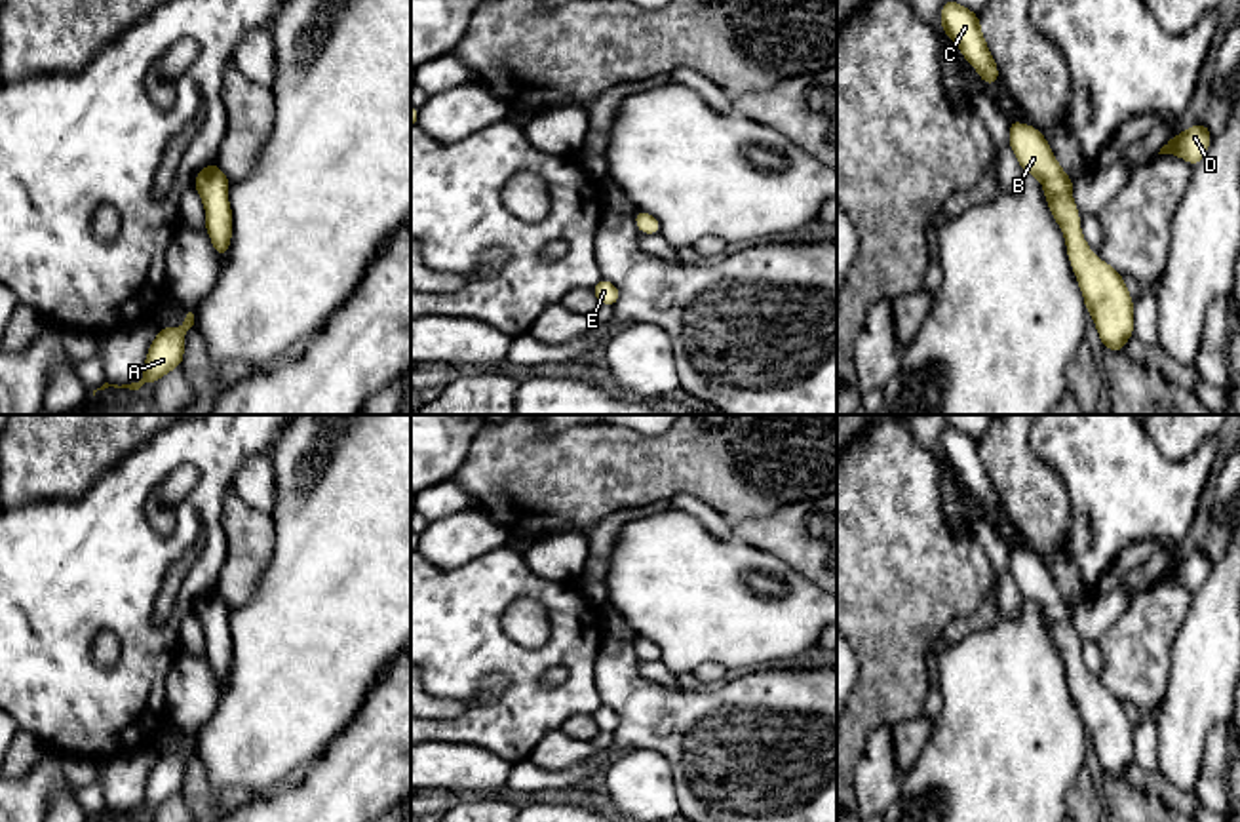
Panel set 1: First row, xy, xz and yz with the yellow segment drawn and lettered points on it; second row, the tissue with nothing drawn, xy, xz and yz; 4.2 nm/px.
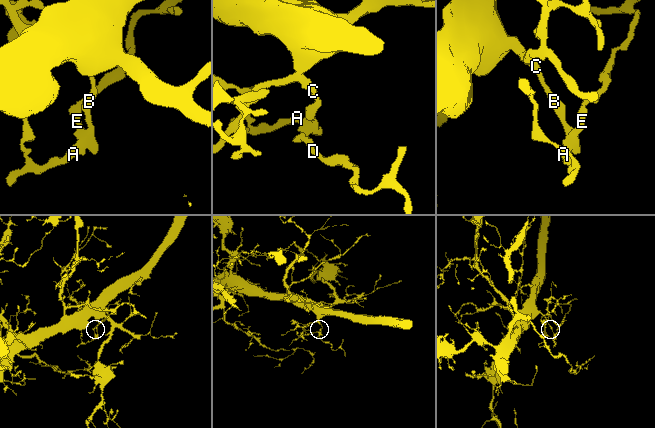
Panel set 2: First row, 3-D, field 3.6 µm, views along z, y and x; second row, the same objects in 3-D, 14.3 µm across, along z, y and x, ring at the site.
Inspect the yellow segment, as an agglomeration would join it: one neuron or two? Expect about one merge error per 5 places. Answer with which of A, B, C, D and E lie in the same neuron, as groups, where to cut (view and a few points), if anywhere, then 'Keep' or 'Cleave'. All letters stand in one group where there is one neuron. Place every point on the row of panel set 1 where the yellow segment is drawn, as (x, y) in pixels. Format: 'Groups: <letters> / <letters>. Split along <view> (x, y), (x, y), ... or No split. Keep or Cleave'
Groups: A B C D E. No split. Keep

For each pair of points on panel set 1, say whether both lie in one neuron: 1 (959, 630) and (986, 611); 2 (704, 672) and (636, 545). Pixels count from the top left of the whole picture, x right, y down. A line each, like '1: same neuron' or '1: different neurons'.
1: same neuron
2: different neurons

